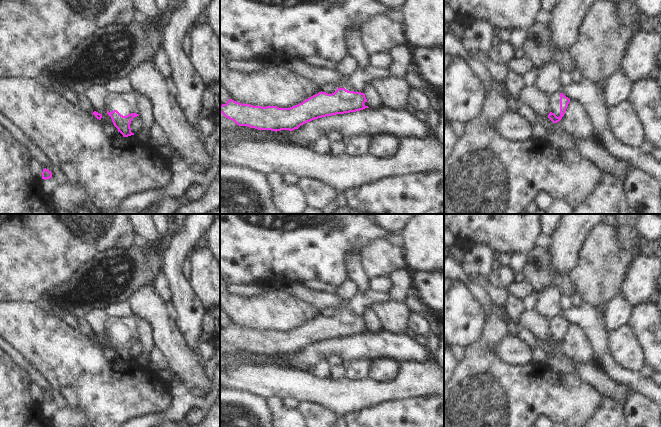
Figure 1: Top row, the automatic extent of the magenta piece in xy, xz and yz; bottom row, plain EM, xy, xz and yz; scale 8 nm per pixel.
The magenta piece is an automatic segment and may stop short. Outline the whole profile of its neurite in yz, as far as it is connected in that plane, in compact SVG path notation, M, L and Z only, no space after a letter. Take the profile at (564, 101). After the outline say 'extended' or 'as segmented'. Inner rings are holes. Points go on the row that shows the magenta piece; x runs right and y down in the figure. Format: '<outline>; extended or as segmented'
M554 93L550 95L550 108L548 118L553 122L559 122L564 116L570 99L566 97L563 93Z; extended

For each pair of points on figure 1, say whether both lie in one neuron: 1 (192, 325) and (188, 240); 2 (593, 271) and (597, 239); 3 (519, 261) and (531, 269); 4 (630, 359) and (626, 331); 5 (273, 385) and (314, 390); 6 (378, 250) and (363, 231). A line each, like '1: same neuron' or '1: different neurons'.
1: same neuron
2: same neuron
3: different neurons
4: same neuron
5: same neuron
6: different neurons

